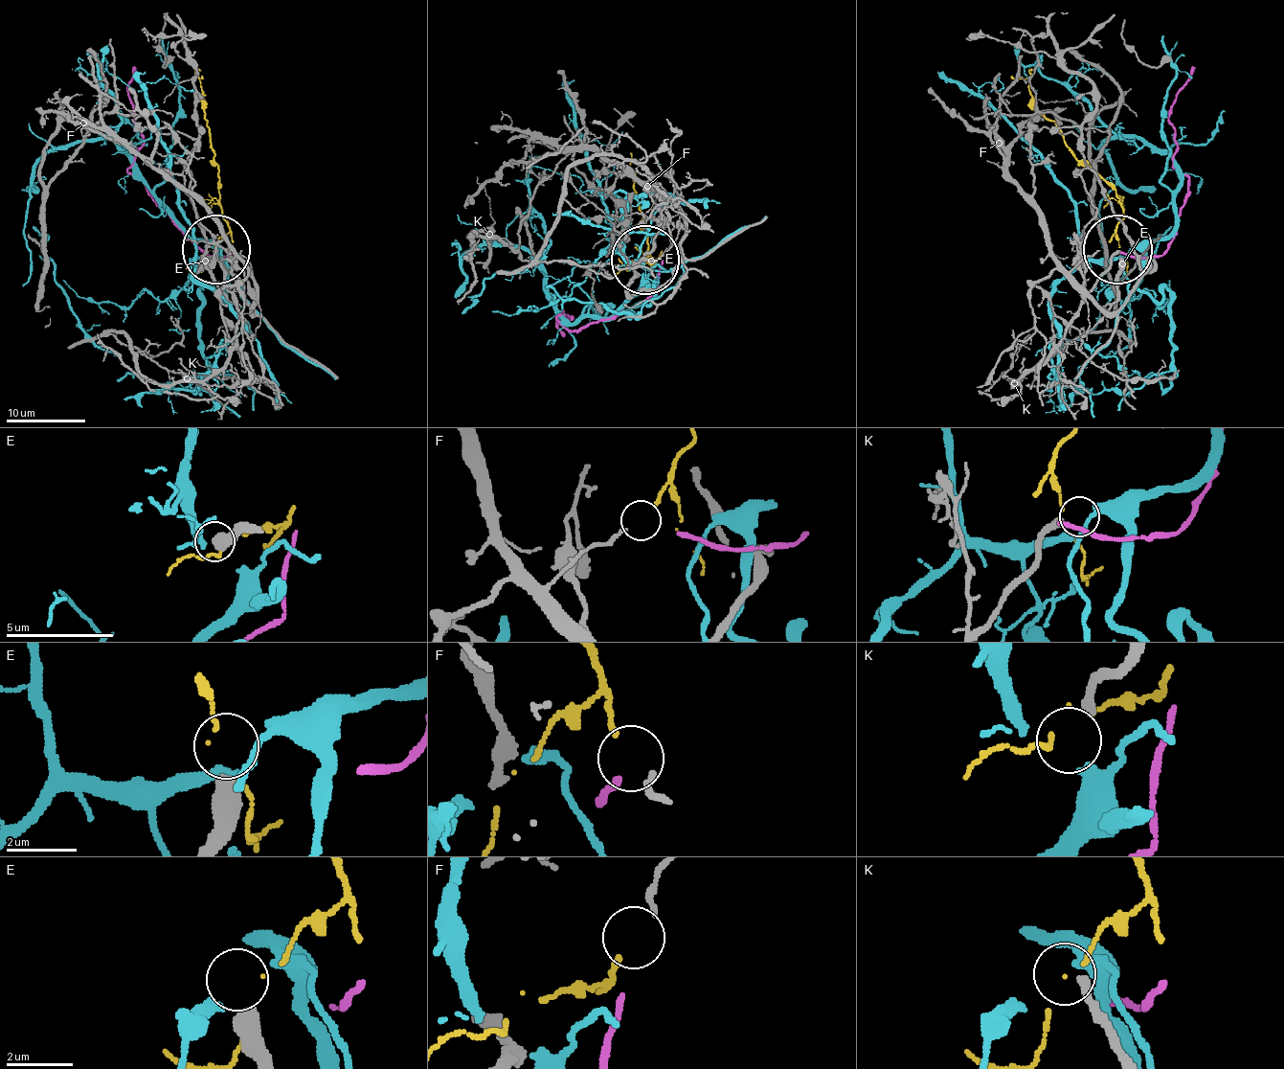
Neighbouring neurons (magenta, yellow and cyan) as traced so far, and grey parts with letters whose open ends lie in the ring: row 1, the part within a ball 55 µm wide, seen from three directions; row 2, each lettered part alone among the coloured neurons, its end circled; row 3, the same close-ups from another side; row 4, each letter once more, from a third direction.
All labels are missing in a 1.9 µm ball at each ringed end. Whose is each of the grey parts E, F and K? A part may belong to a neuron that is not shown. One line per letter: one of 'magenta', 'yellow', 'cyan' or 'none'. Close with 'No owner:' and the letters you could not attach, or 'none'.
E: none
F: yellow
K: none
No owner: E, K

